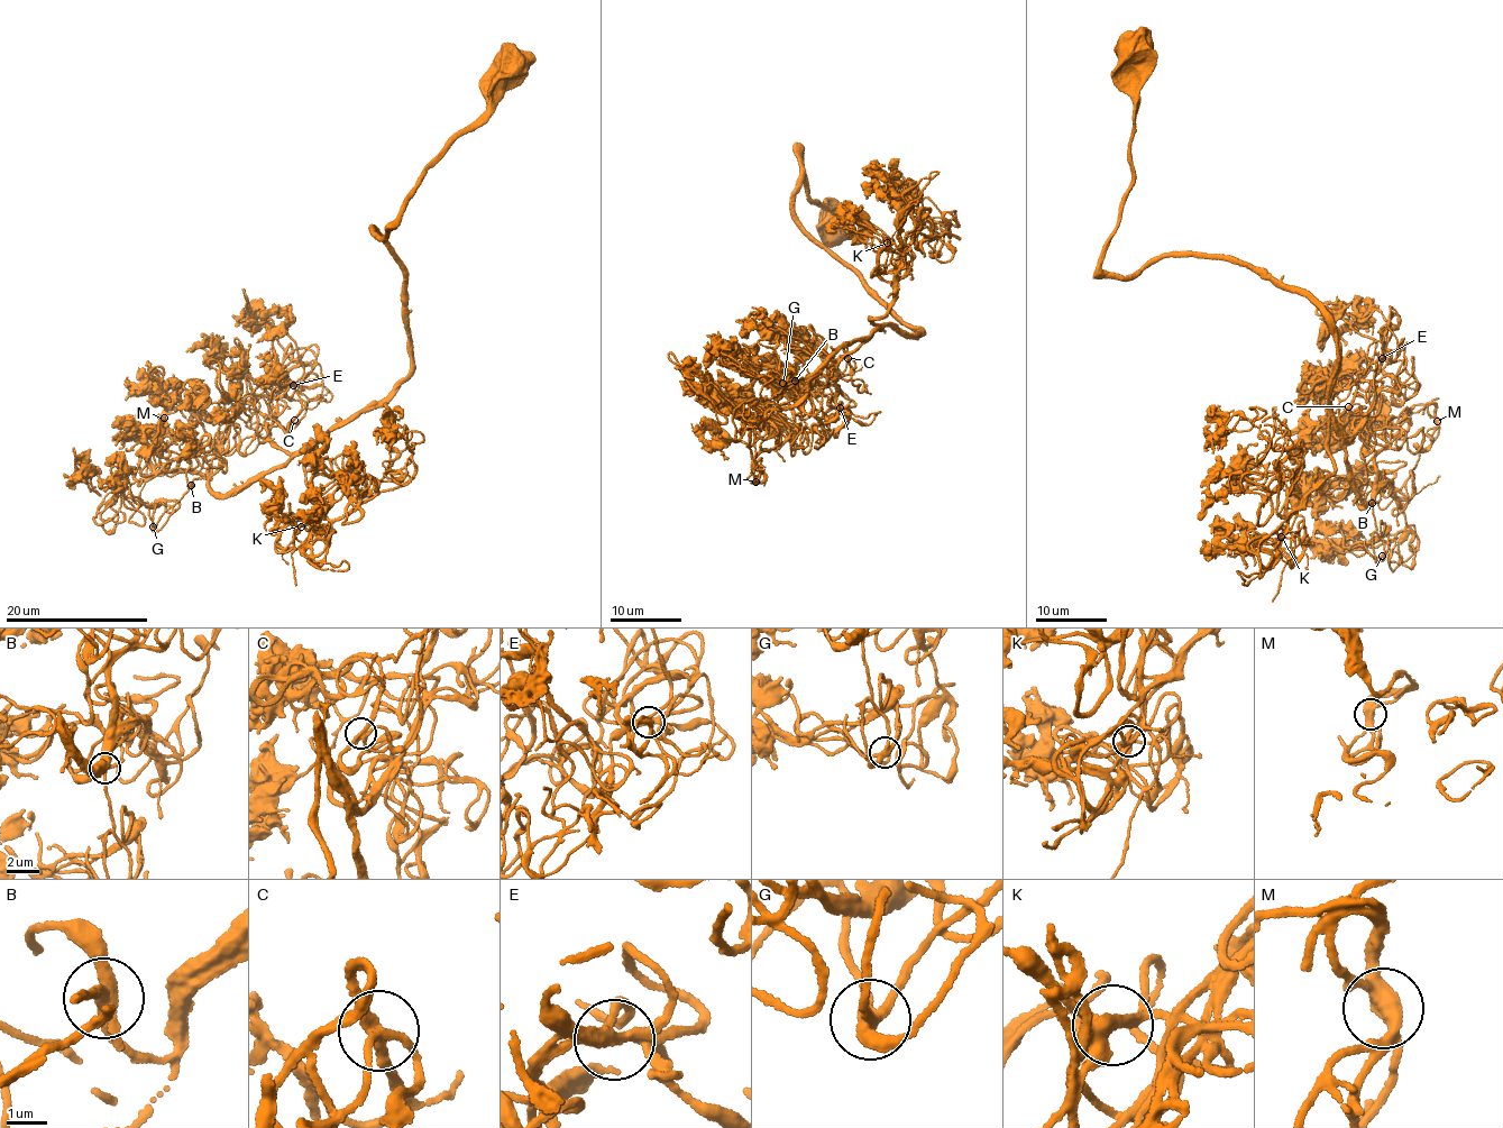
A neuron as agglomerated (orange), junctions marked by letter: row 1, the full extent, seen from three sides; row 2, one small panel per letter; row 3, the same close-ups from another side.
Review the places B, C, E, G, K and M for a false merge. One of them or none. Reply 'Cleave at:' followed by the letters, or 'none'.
Cleave at: none

